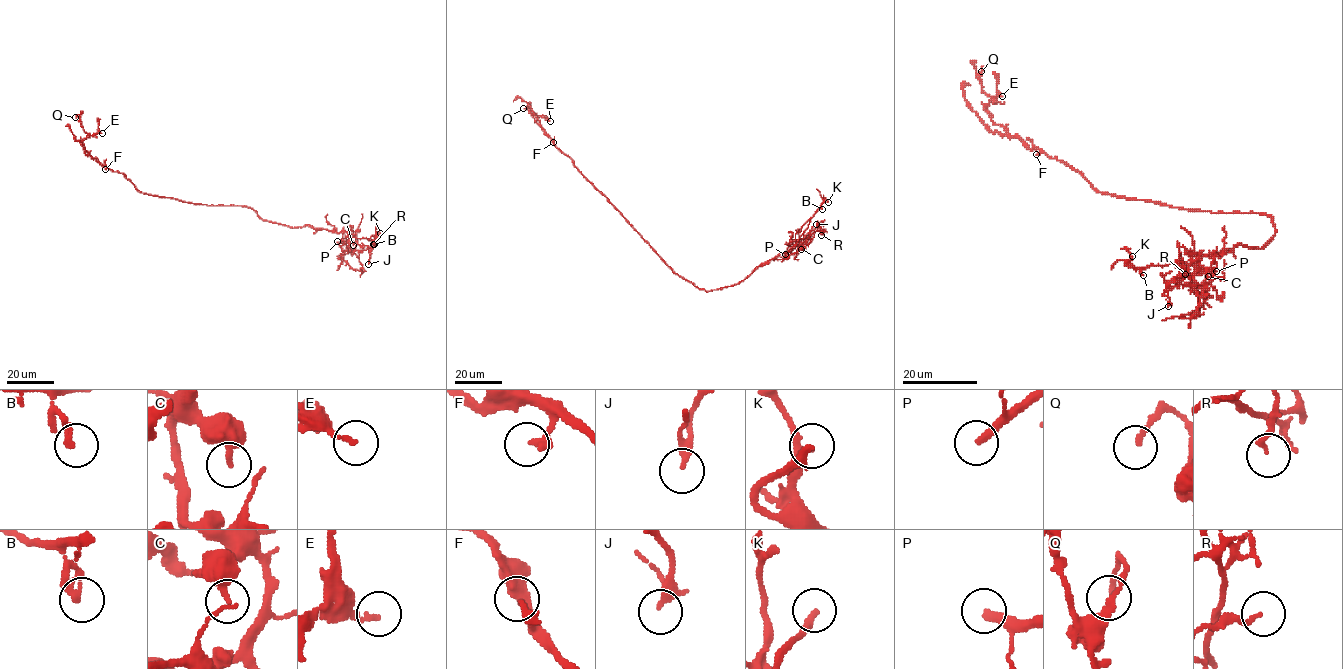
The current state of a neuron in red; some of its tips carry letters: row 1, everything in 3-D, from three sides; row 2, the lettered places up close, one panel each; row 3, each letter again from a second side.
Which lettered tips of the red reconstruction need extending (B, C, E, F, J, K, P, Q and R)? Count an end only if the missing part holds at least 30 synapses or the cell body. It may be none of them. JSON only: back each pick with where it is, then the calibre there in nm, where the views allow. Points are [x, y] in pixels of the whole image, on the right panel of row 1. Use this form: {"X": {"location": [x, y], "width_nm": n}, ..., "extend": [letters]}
{"K": {"location": [1132, 256], "width_nm": 280}, "P": {"location": [1216, 271], "width_nm": 320}, "extend": ["K", "P"]}

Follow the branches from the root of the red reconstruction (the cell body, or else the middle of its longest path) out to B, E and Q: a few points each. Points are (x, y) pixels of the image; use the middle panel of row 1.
B: (657, 254), (675, 273), (699, 289), (731, 286), (788, 252), (799, 239), (801, 227), (822, 209)
E: (657, 254), (555, 145), (530, 111), (550, 121)
Q: (657, 254), (555, 145), (530, 111), (535, 113), (529, 107), (523, 108)

